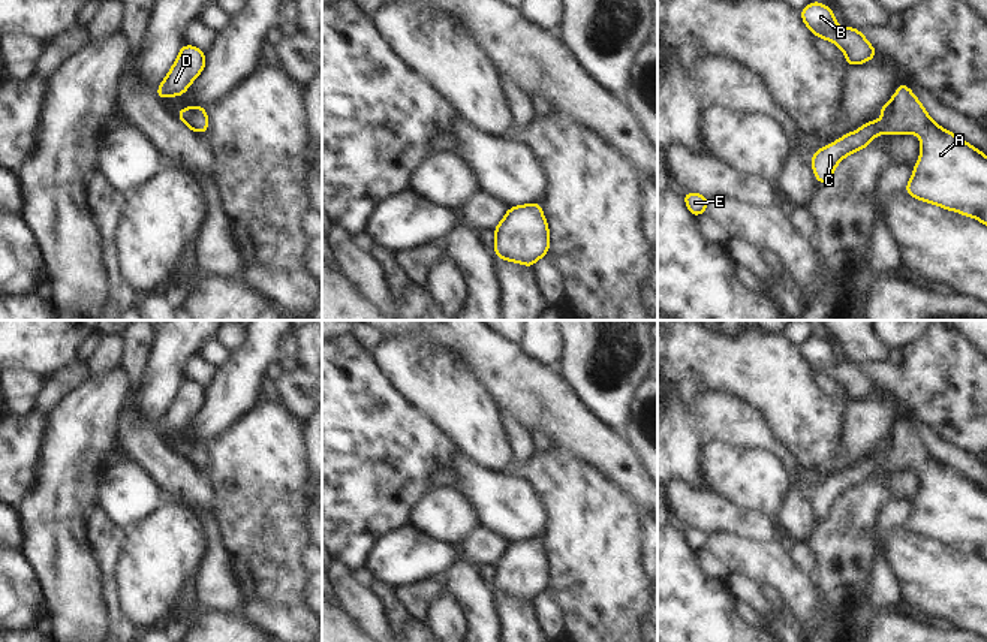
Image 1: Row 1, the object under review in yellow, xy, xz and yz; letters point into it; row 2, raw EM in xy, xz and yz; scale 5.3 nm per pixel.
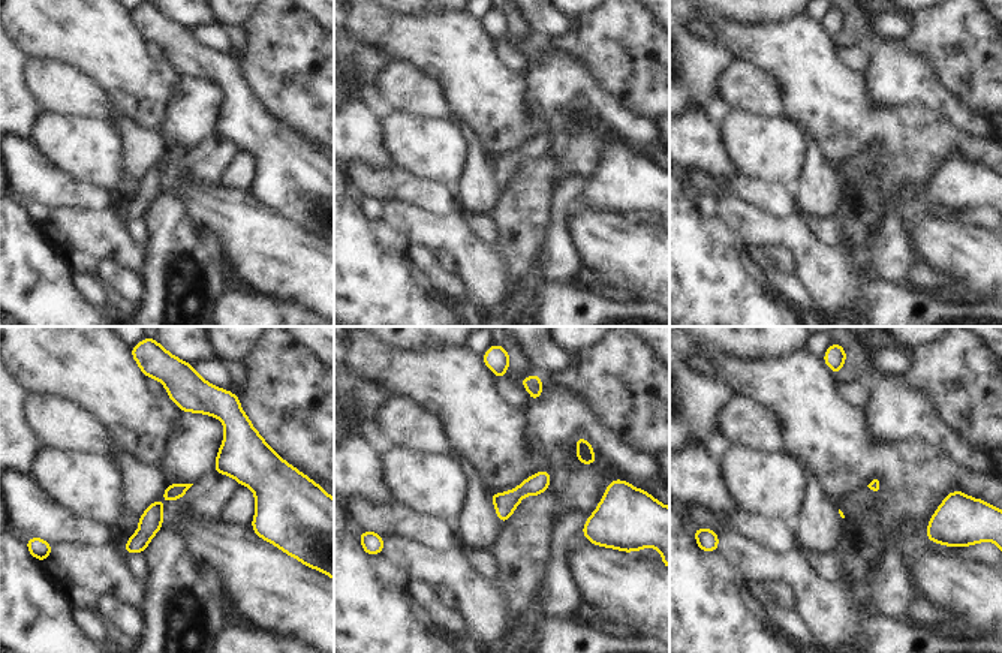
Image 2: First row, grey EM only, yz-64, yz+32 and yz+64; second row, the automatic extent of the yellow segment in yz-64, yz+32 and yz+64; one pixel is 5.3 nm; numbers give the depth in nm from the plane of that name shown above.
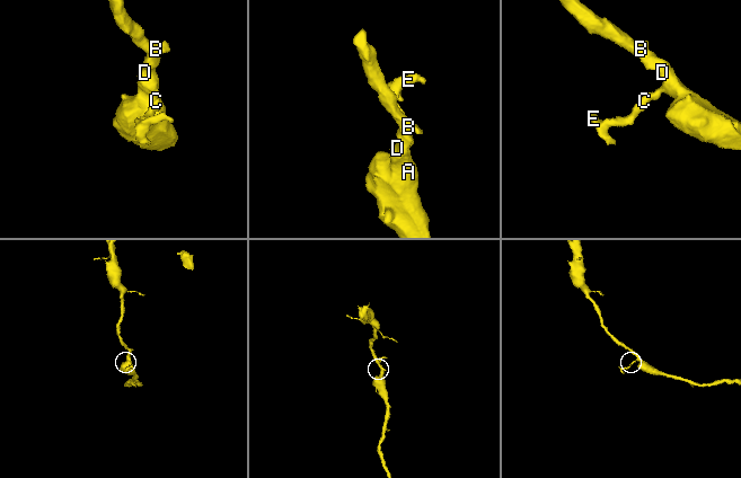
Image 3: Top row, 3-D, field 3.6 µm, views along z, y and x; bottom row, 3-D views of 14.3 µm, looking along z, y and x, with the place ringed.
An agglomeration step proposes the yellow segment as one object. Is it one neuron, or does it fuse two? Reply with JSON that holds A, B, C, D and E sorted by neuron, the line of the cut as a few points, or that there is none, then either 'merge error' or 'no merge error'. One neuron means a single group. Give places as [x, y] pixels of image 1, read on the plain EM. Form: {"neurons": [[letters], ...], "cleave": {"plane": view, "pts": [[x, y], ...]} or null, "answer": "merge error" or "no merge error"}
{"neurons": [["A", "B", "C", "D", "E"]], "cleave": null, "answer": "no merge error"}

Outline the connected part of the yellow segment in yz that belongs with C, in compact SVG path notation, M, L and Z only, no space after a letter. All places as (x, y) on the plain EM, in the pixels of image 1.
M903 418L878 447L885 452L867 456L857 467L812 489L818 518L830 518L837 498L866 483L878 468L915 468L921 476L921 488L905 527L987 561L987 491L936 459Z

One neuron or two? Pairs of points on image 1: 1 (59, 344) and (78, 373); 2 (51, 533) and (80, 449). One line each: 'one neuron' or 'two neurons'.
1: two neurons
2: one neuron

